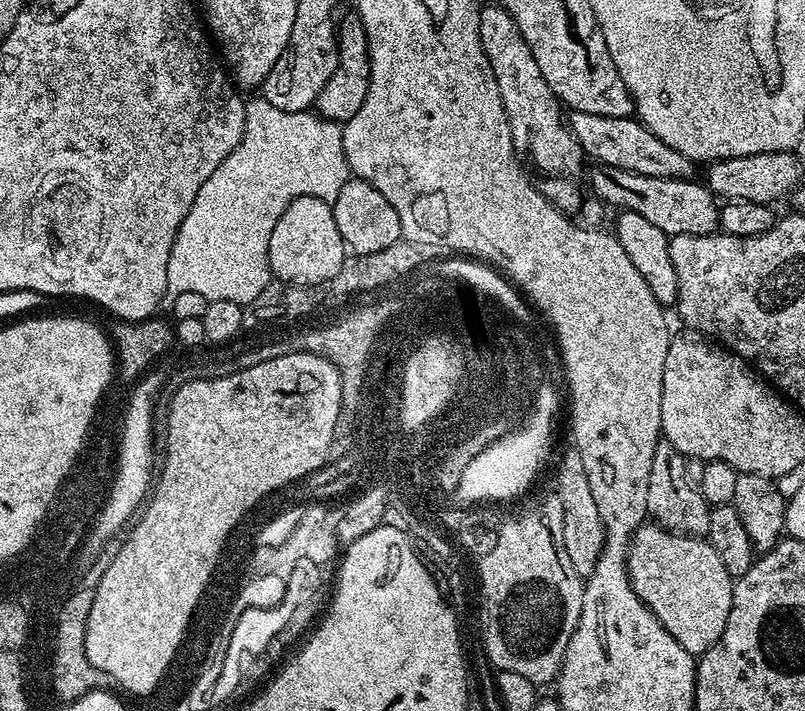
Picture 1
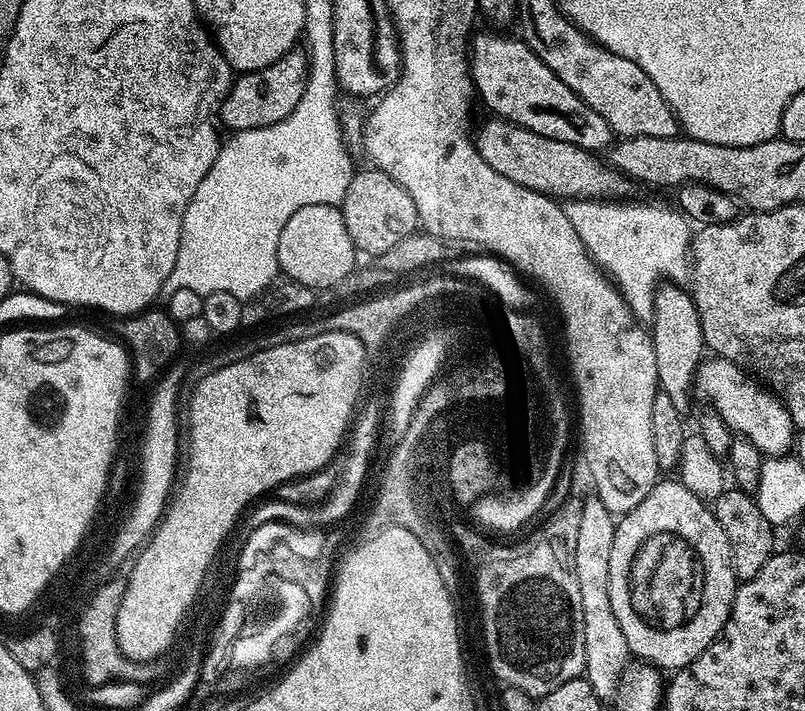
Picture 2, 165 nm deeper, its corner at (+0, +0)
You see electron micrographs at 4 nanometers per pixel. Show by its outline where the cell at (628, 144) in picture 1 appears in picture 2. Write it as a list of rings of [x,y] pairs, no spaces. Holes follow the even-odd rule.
[[[477,31],[470,40],[470,71],[472,73],[472,87],[475,95],[489,108],[493,117],[508,120],[512,124],[522,126],[526,130],[534,130],[534,134],[542,134],[542,138],[554,138],[558,142],[570,142],[570,146],[578,146],[587,152],[603,153],[613,143],[614,133],[612,127],[598,114],[598,110],[590,110],[534,50],[524,43],[523,39],[512,36],[499,36],[499,31]]]

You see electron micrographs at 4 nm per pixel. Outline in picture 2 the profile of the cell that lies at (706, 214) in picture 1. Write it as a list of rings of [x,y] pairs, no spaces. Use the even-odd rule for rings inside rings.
[[[488,118],[477,132],[475,129],[474,143],[486,166],[498,170],[502,178],[510,178],[510,182],[518,182],[518,186],[541,192],[543,196],[564,196],[565,201],[620,200],[634,188],[633,181],[597,153],[570,146],[570,142],[542,138],[542,134],[534,134],[534,130],[526,130],[508,120]]]

